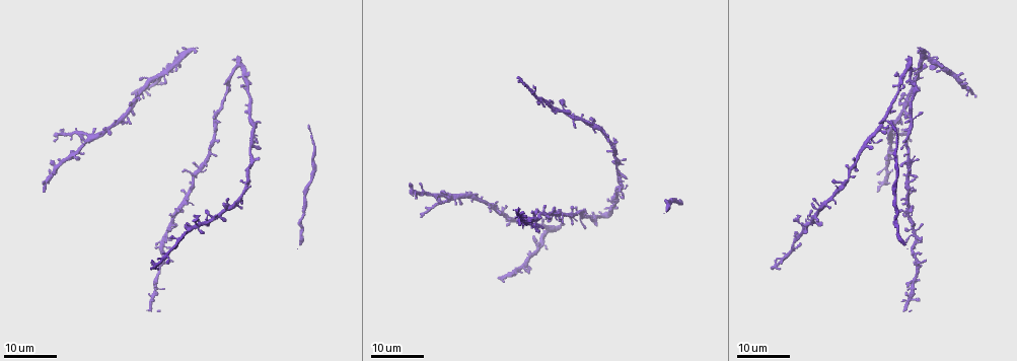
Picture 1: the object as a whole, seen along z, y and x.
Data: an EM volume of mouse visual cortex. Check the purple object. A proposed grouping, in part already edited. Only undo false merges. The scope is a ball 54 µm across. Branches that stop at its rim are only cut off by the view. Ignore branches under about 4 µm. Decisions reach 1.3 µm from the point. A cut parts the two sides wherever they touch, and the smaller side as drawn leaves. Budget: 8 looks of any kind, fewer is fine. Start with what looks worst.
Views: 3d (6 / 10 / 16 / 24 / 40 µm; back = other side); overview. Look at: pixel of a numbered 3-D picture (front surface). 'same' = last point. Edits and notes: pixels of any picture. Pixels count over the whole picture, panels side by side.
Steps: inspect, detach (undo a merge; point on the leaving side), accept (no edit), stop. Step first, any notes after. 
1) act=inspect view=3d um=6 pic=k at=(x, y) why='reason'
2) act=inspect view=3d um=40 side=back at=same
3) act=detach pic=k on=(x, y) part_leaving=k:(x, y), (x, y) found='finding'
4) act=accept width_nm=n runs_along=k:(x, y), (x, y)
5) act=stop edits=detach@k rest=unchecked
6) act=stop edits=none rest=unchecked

act=inspect view=3d um=16 pic=1 at=(802, 223) why='four or more arms meet'

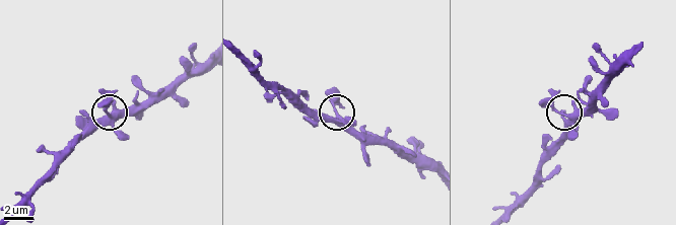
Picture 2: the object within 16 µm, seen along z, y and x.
act=inspect view=3d um=6 pic=2 at=(334, 118) why='closer look'

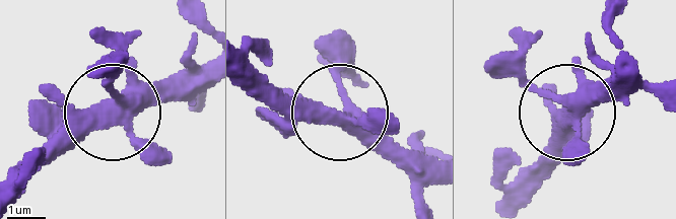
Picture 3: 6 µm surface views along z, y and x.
act=accept width_nm=380 runs_along=3:(201, 64), (118, 105), (108, 38) found='one neuron here'

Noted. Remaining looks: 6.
act=inspect view=3d um=16 pic=1 at=(256, 124) why='small branch off a trunk'

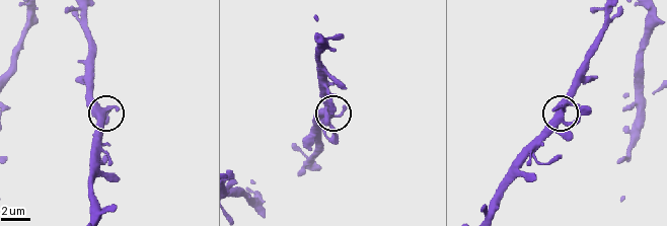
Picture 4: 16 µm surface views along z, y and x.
act=inspect view=3d um=10 pic=4 at=(561, 110)

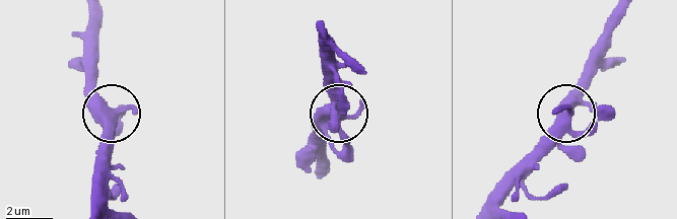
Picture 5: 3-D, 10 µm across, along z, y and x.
act=accept found='all the same neuron'

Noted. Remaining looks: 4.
act=inspect view=3d um=16 pic=1 at=(214, 133) why='thin neck'

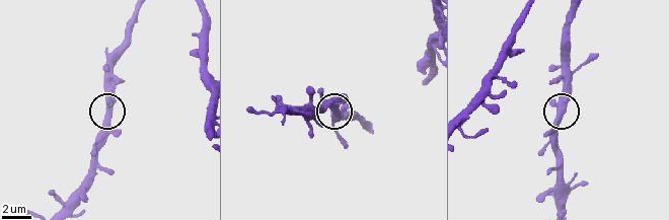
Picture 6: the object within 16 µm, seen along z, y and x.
act=inspect view=3d um=6 pic=6 at=(565, 110) why='zoom in'

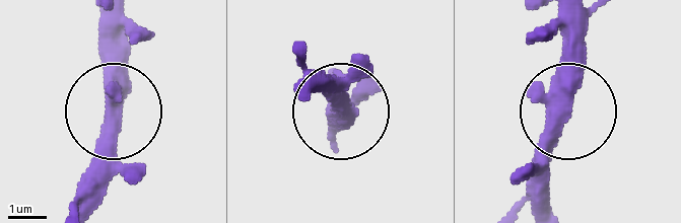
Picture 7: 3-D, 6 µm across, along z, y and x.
act=accept width_nm=350 found='continuous, no second neuron'

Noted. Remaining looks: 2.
act=inspect view=3d um=16 pic=1 at=(163, 72) why='two arms in line, one across'

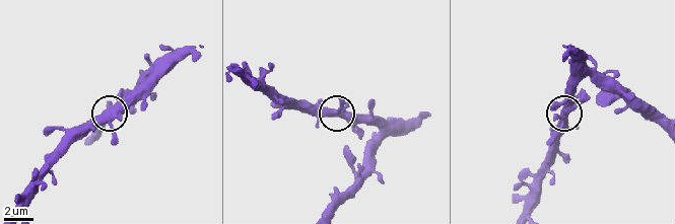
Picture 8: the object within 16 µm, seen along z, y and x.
act=inspect view=3d um=10 pic=8 at=(109, 111) why='closer look'

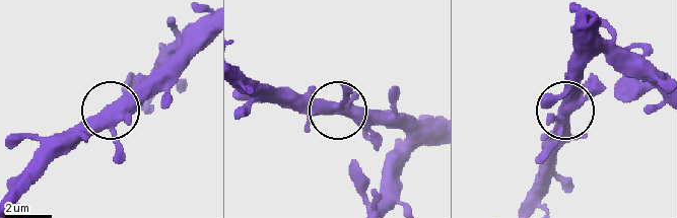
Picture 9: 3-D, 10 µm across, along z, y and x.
act=accept found='all the same neuron'

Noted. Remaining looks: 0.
act=stop edits=none rest=unchecked

